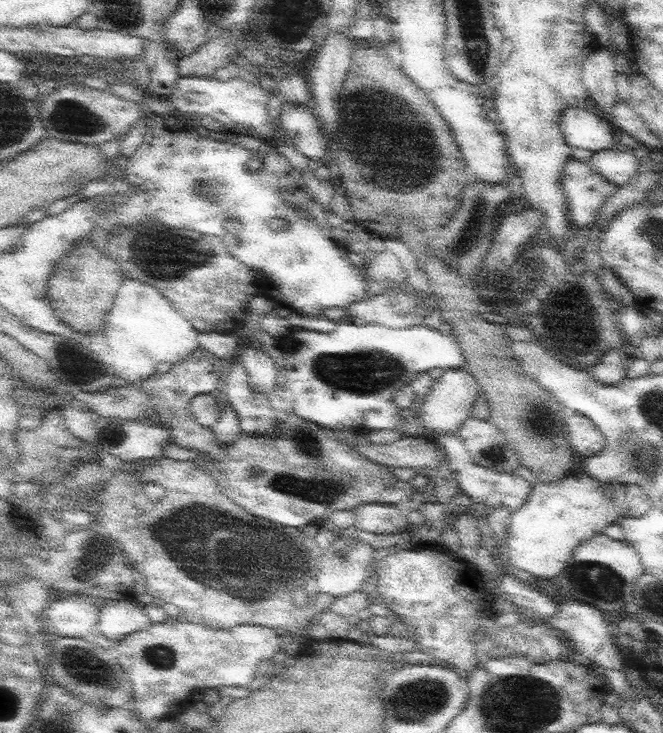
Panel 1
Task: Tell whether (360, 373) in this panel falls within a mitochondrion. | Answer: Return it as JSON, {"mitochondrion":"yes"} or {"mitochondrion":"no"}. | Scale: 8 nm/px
{"mitochondrion":"yes"}

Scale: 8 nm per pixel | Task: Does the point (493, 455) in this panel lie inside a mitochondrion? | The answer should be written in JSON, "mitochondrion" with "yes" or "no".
{"mitochondrion":"yes"}

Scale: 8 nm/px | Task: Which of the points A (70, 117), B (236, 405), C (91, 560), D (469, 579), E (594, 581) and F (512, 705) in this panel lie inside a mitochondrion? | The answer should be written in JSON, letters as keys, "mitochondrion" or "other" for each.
{"A":"mitochondrion","B":"other","C":"mitochondrion","D":"other","E":"mitochondrion","F":"mitochondrion"}

